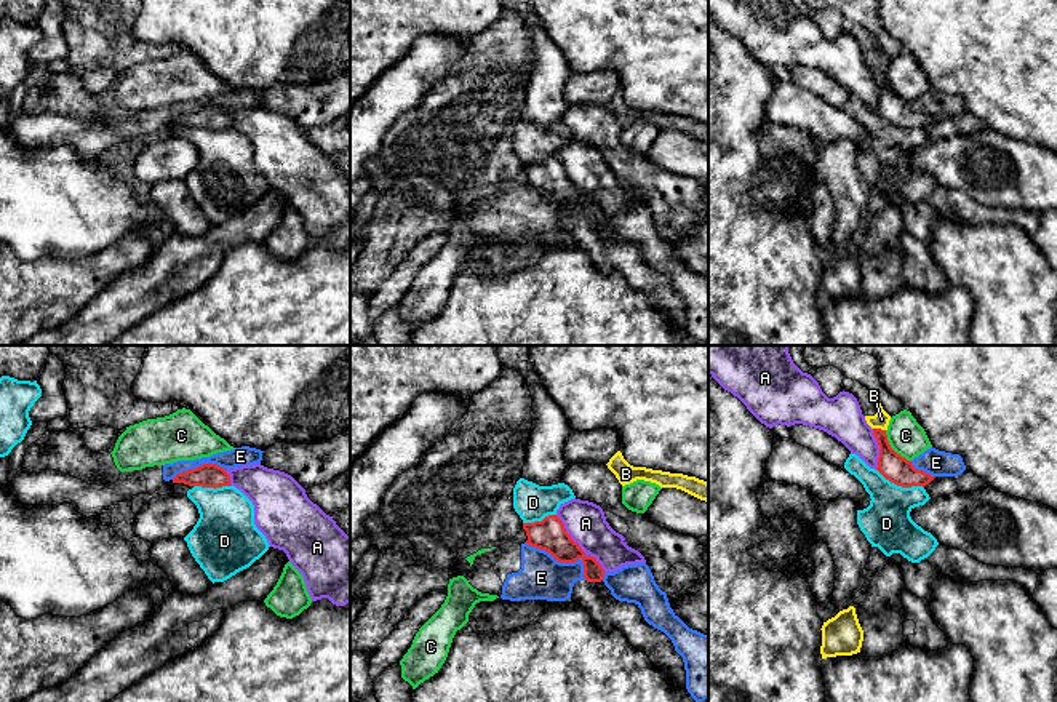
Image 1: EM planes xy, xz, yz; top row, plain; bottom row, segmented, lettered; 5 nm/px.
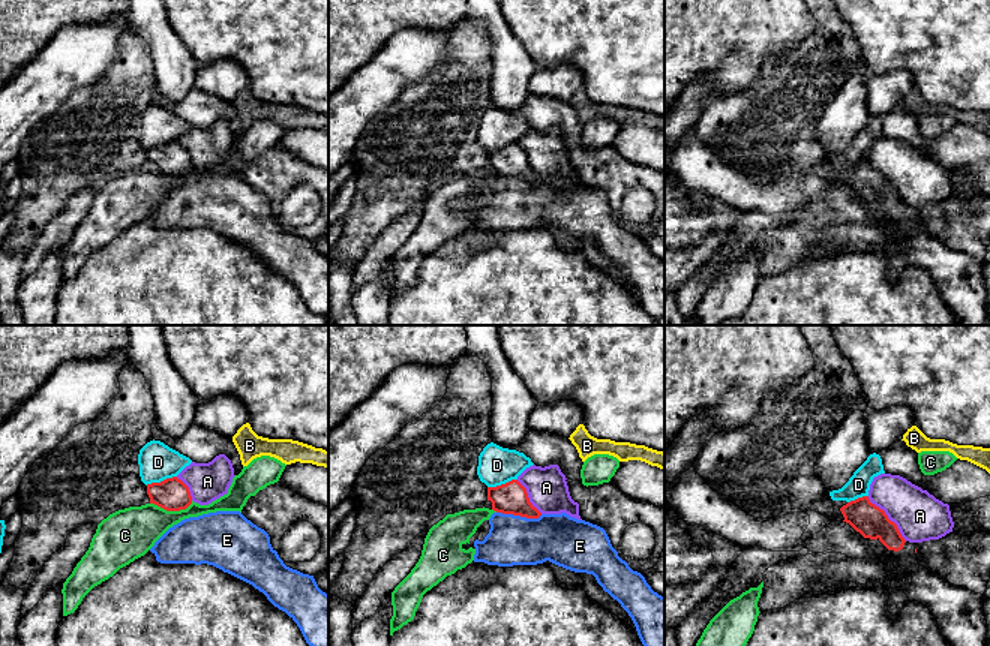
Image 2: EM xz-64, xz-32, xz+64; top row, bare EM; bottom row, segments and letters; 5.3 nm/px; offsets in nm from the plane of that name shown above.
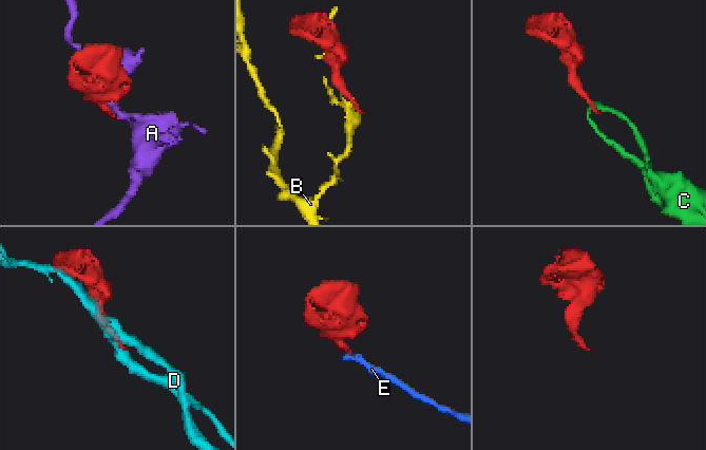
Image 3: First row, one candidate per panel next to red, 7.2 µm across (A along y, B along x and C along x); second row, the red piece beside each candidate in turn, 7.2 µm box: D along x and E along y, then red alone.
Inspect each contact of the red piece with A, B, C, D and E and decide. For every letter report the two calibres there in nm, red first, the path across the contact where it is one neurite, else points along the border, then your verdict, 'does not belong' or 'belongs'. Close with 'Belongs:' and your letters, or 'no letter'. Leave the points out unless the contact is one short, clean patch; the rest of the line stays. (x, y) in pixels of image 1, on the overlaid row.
A: 140 nm thick on the red side, 200 nm on the other; does not belong
B: 140 nm thick on the red side, 80 nm on the other; border along yz (873, 427), (885, 430); does not belong
C: 140 nm thick on the red side, 180 nm on the other; border along yz (885, 430), (888, 443), (910, 461); does not belong
D: 140 nm thick on the red side, 260 nm on the other; does not belong
E: 160 nm thick on the red side, 220 nm on the other; border along xz (525, 542), (560, 562), (579, 558), (589, 581); does not belong
Belongs: no letter

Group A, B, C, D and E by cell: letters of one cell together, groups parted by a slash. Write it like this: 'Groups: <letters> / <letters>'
Groups: A / B / C / D / E

